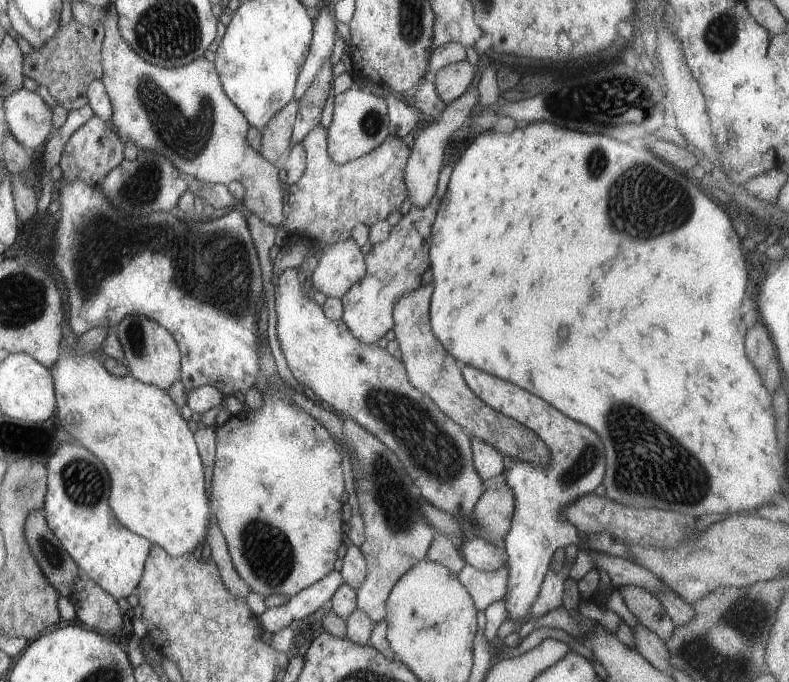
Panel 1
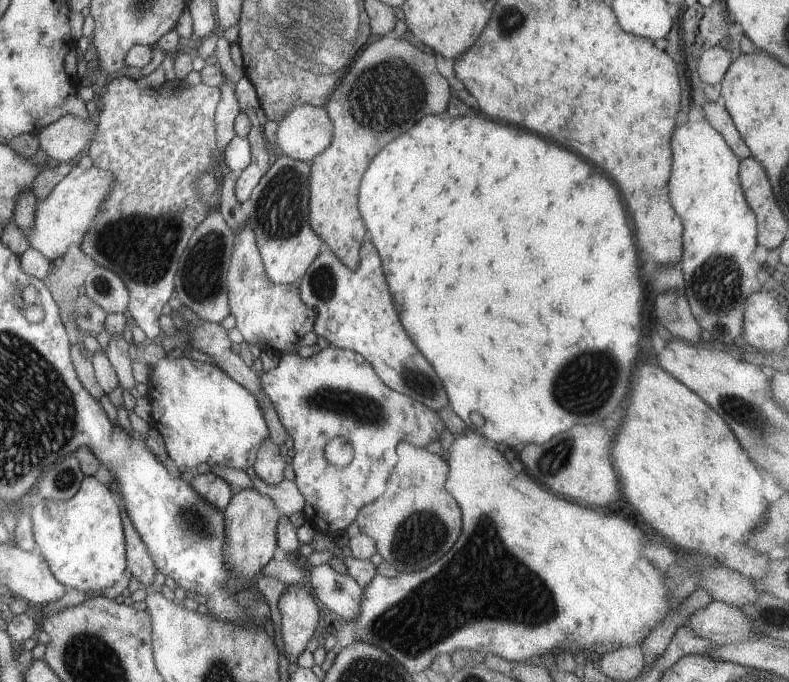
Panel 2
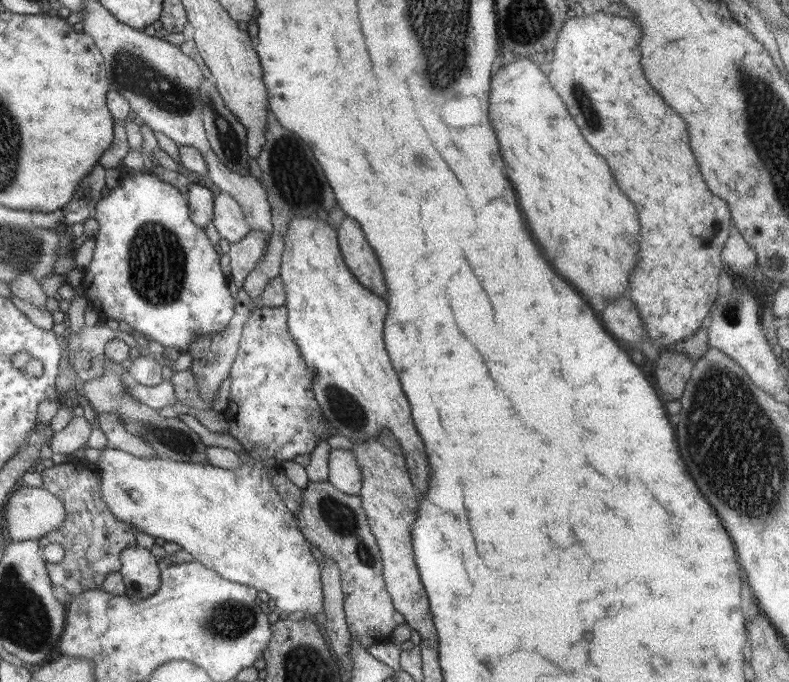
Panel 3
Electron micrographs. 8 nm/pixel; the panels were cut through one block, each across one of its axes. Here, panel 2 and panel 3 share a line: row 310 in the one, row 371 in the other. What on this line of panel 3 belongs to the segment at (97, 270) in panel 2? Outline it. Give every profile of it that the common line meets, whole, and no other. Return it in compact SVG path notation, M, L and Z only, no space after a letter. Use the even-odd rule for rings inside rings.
M104 357L104 373L100 378L84 382L83 392L90 407L95 413L115 413L121 417L127 432L142 436L153 447L159 458L167 458L177 462L199 463L206 462L205 449L207 446L201 443L199 436L189 429L181 419L163 418L155 413L155 410L147 408L137 402L132 396L126 394L126 386L121 382L121 374L124 371L122 364L115 364Z

